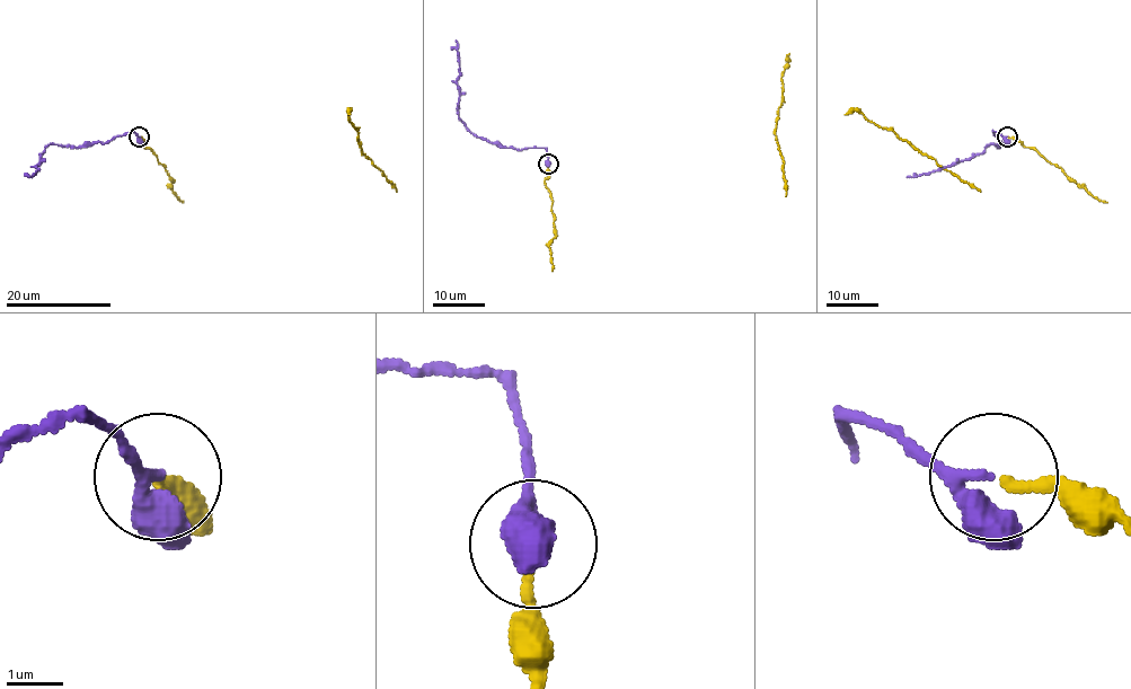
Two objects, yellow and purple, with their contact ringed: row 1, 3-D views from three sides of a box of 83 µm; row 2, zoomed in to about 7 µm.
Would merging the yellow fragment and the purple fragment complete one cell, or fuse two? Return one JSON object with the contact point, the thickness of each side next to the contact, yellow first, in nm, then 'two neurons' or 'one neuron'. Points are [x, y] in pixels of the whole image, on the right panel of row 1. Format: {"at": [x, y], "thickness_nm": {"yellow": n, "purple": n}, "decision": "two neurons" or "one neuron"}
{"at": [1007, 137], "thickness_nm": {"yellow": 170, "purple": 150}, "decision": "one neuron"}

